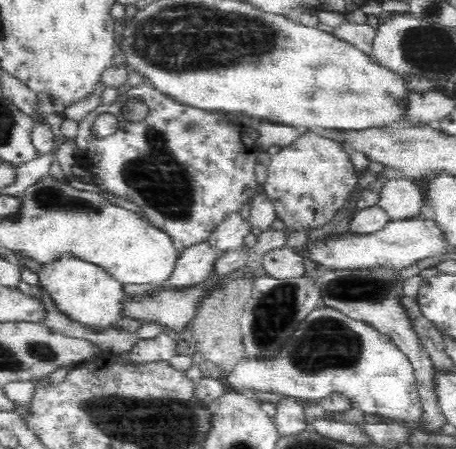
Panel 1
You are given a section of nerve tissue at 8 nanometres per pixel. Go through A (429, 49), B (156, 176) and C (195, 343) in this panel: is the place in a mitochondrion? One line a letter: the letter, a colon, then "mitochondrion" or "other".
A: mitochondrion
B: mitochondrion
C: other

